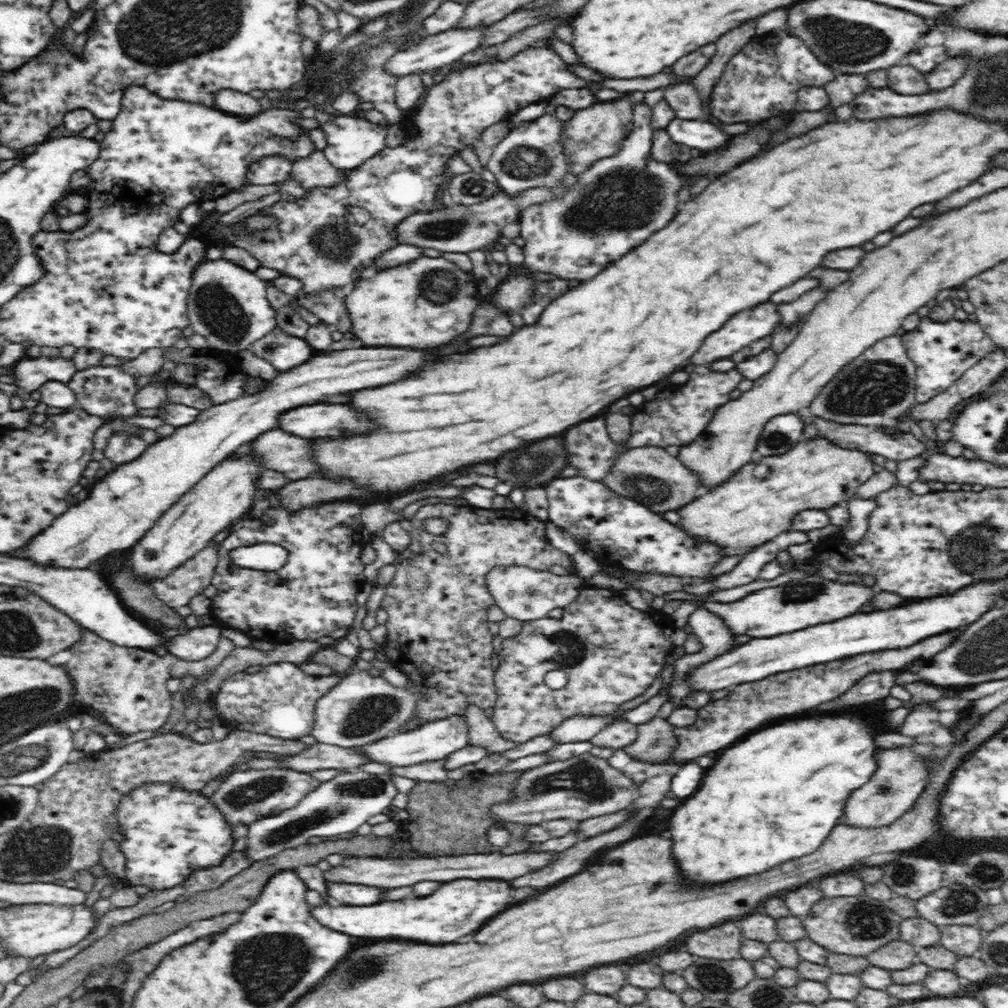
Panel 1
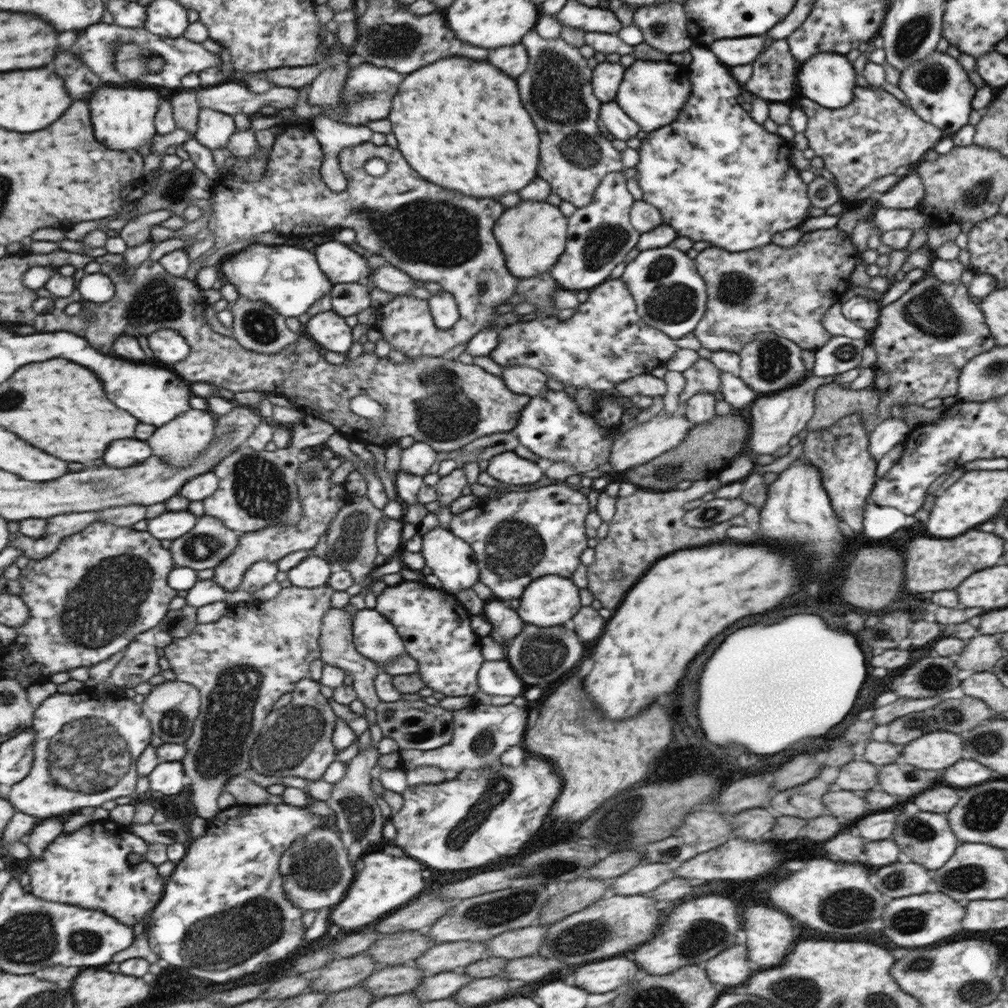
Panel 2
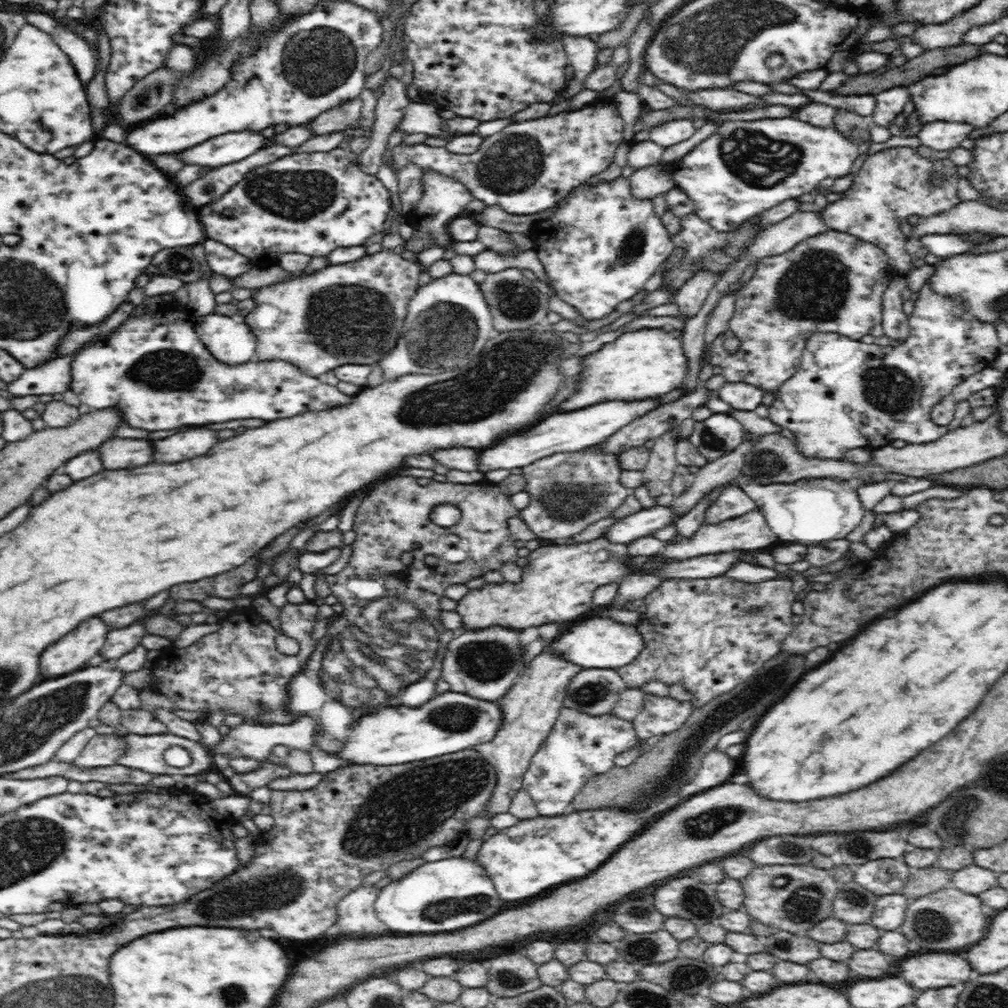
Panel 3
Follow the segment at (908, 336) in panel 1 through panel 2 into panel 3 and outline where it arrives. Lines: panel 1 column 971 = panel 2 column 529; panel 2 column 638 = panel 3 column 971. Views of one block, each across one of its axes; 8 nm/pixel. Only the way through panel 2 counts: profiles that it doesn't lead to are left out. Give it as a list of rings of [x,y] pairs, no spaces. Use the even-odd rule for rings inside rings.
[[[925,284],[918,292],[913,312],[908,317],[909,337],[899,346],[866,344],[835,333],[814,331],[805,336],[805,347],[798,370],[791,379],[782,383],[774,401],[768,407],[769,419],[780,427],[788,428],[795,436],[792,441],[804,457],[820,460],[844,459],[853,448],[870,449],[890,445],[896,438],[910,444],[932,443],[961,426],[964,416],[972,409],[968,401],[955,404],[953,419],[947,425],[932,421],[932,407],[942,402],[955,386],[968,376],[990,366],[999,355],[997,328],[964,311],[963,300],[952,300],[938,295]]]

